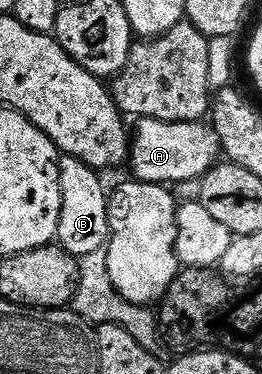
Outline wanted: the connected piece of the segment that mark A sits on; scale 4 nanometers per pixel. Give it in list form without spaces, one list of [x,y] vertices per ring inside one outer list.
[[[140,119],[134,124],[129,139],[129,168],[141,183],[176,185],[198,181],[215,166],[221,155],[214,126],[206,122],[166,123],[156,119]]]

